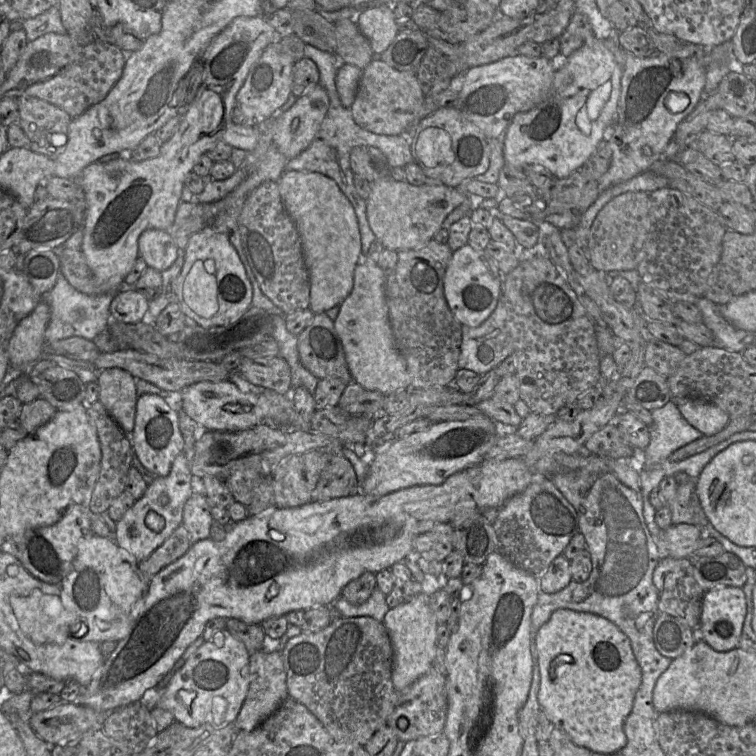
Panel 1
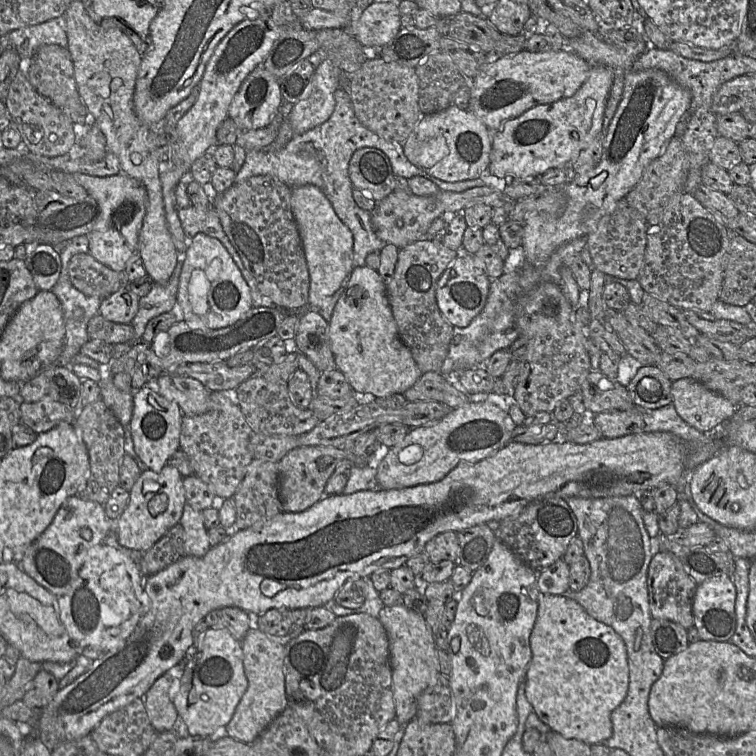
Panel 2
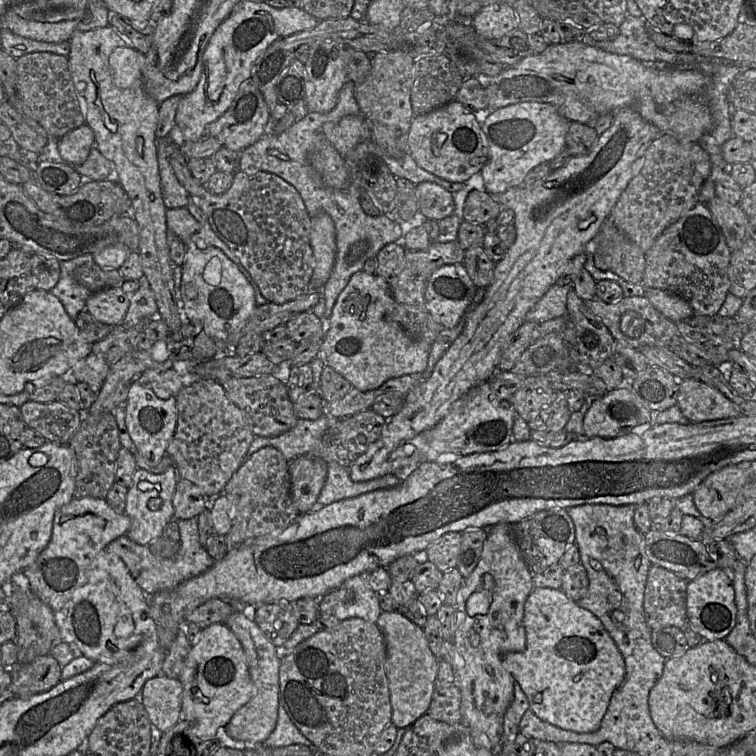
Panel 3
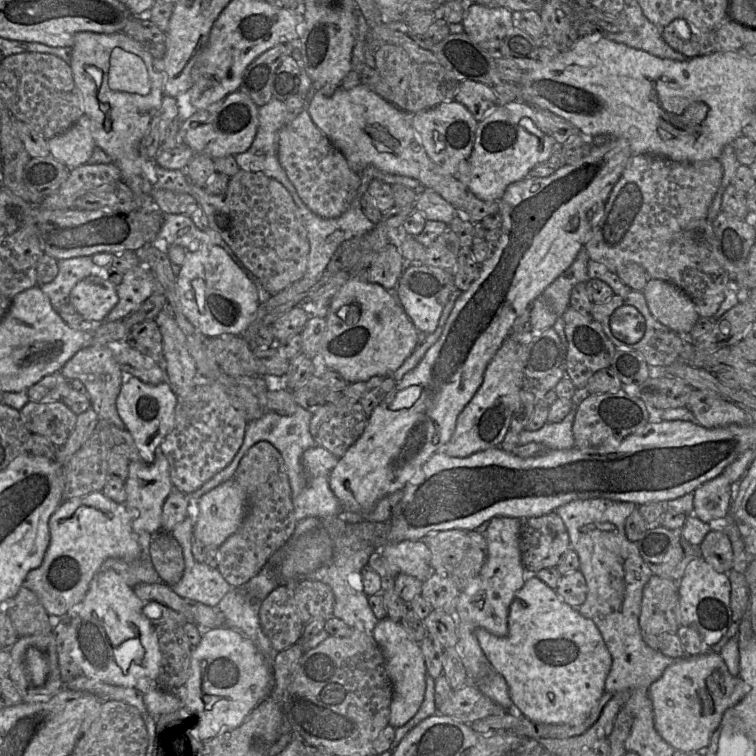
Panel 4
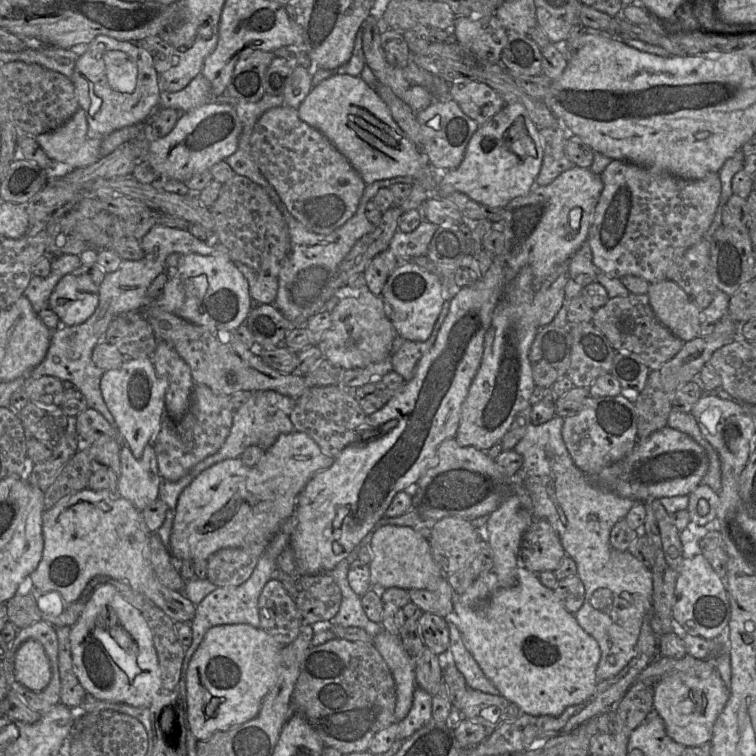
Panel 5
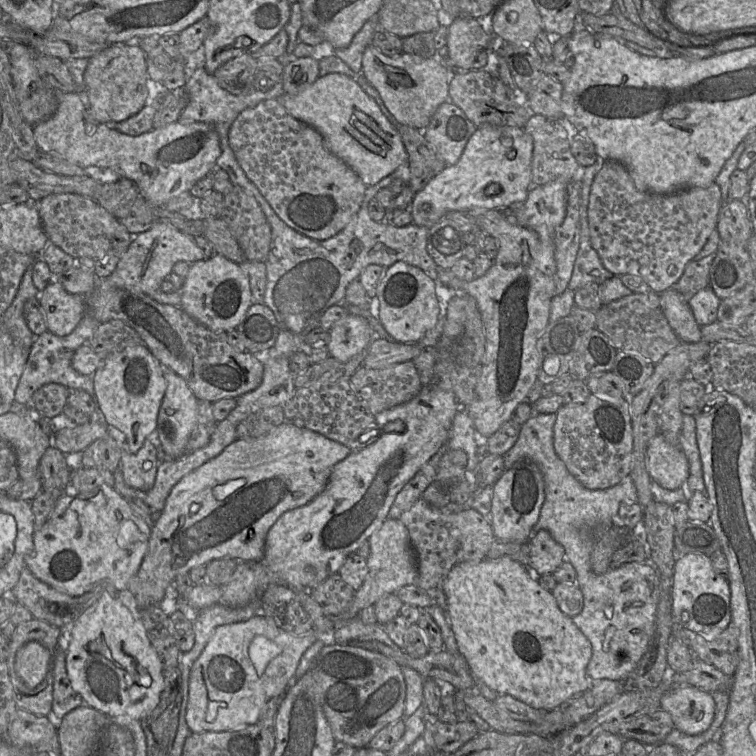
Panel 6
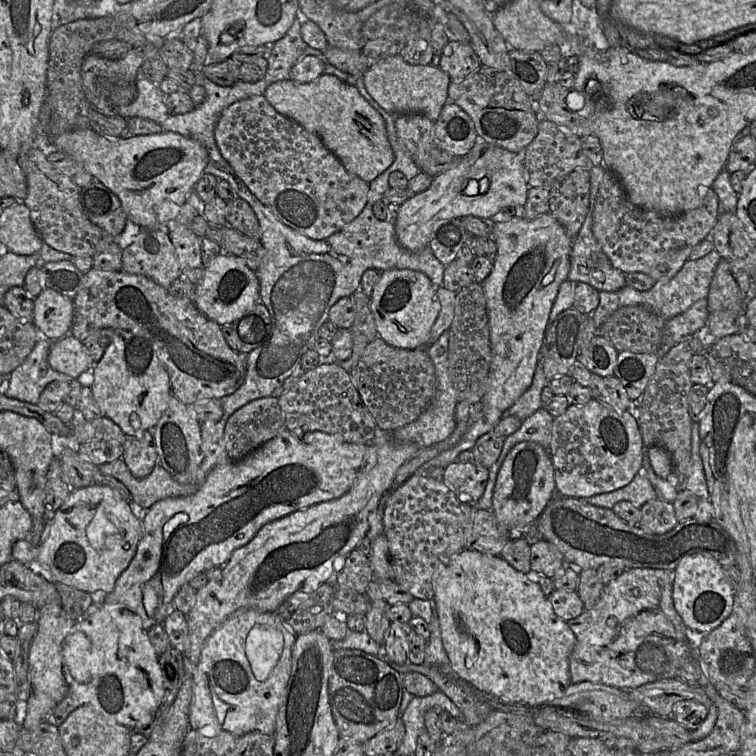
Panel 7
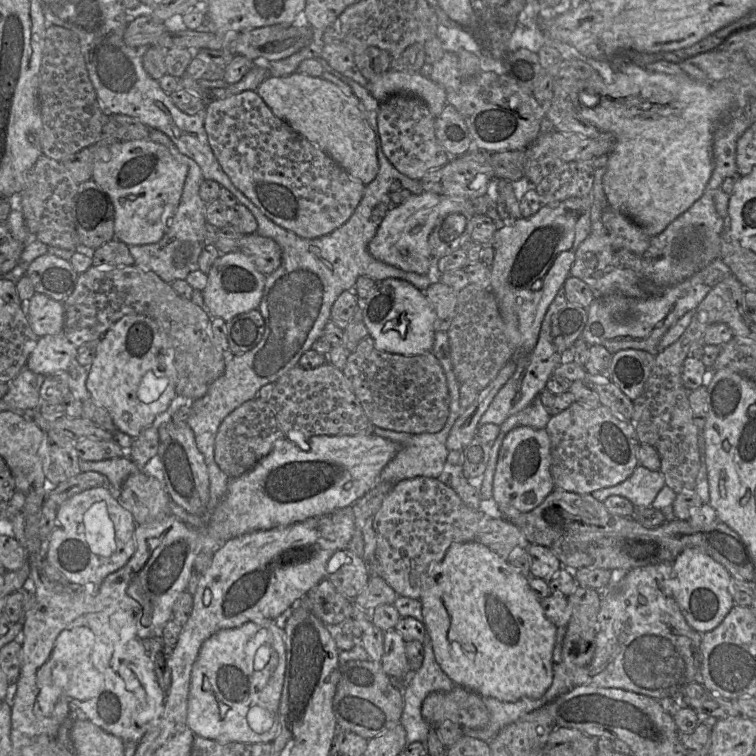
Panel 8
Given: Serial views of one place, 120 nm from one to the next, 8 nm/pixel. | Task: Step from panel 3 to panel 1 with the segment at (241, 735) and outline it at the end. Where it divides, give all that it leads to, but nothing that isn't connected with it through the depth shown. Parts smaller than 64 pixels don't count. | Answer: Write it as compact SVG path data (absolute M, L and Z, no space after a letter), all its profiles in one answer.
M261 650L250 654L249 673L249 689L234 722L238 732L250 732L256 729L289 697L282 653L278 651L266 653Z

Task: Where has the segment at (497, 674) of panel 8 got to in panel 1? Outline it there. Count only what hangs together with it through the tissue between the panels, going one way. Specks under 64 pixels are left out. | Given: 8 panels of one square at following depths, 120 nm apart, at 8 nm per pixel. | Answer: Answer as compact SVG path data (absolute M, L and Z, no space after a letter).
M558 609L538 630L535 646L540 671L538 702L550 722L591 752L620 752L627 744L624 723L642 680L626 634L599 615Z

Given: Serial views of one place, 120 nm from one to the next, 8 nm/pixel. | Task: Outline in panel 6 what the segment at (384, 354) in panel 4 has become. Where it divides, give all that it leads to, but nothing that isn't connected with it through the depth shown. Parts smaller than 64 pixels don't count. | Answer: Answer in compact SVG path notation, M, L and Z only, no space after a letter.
M350 313L339 320L329 333L330 339L327 344L329 354L341 363L348 362L367 349L376 337L365 318Z

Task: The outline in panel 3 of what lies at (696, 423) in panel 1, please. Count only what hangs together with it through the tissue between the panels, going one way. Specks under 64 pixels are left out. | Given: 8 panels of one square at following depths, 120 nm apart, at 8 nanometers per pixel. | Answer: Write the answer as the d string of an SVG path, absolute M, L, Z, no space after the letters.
M678 380L677 405L692 423L737 417L737 406L717 389L695 380Z

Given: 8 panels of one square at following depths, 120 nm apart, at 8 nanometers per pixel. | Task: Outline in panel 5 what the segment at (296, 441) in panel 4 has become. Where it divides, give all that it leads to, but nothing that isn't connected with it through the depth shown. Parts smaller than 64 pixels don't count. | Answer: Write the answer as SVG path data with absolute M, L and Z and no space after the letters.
M272 390L254 392L254 395L234 412L230 433L223 446L216 453L197 463L184 477L176 482L161 477L159 499L166 503L170 510L175 511L180 494L204 470L223 460L240 457L243 451L251 445L266 450L275 443L281 434L296 431L291 421L291 413L295 404L295 399Z

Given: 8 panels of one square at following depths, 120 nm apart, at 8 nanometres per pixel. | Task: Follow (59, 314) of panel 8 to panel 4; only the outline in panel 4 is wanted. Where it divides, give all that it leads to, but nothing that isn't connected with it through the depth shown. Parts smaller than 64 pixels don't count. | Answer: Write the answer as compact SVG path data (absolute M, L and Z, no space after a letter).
M97 275L80 280L69 296L69 304L84 320L93 322L103 322L118 300L116 286Z

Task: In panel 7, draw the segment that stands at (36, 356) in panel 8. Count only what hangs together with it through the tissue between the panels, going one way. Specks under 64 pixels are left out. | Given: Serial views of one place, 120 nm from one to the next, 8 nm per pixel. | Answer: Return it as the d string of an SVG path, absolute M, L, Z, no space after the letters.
M64 336L53 341L48 354L48 363L53 370L72 378L77 378L96 364L82 342L73 336Z

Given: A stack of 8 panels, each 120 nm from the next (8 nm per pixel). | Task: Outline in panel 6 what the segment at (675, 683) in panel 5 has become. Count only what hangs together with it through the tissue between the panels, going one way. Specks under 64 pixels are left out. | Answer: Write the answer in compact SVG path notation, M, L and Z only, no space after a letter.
M674 686L661 699L660 709L668 712L676 729L688 735L706 731L715 715L710 692L690 686Z

